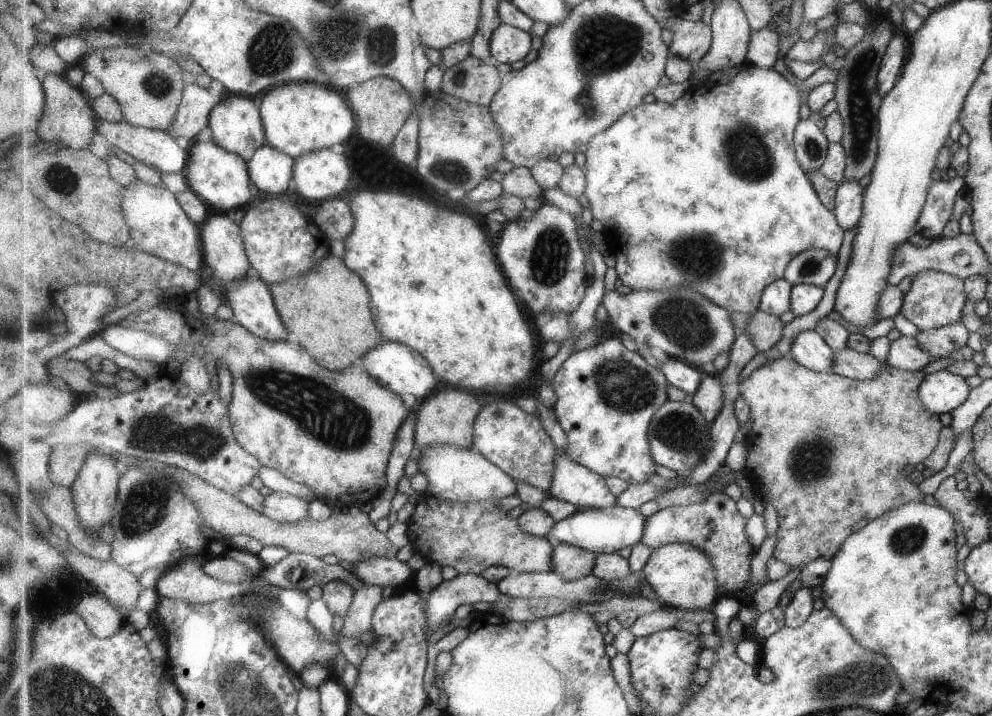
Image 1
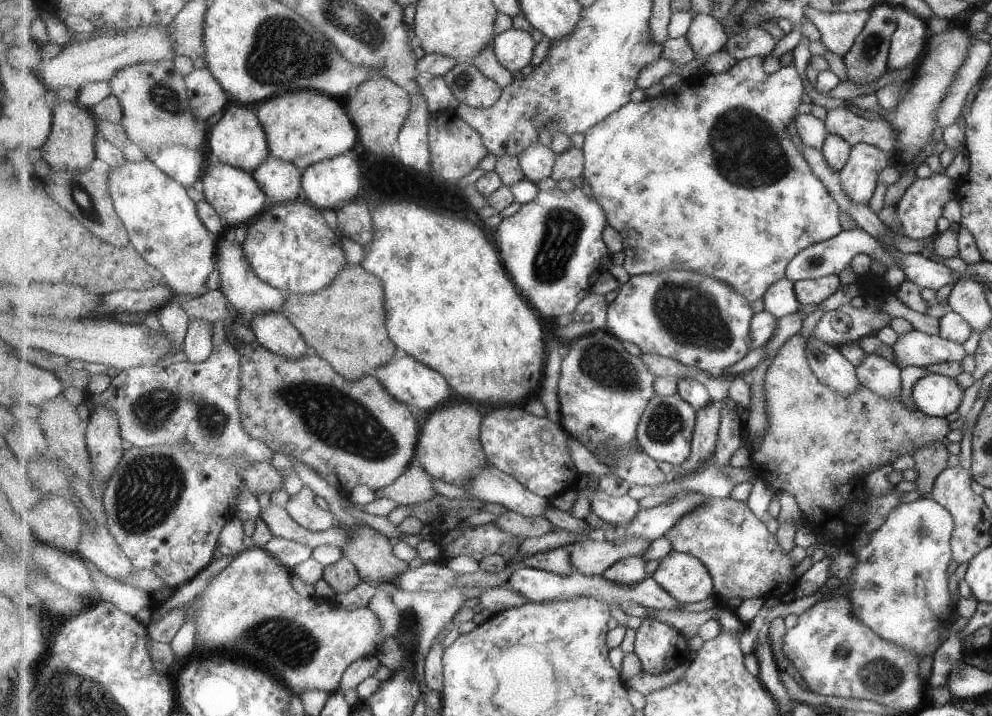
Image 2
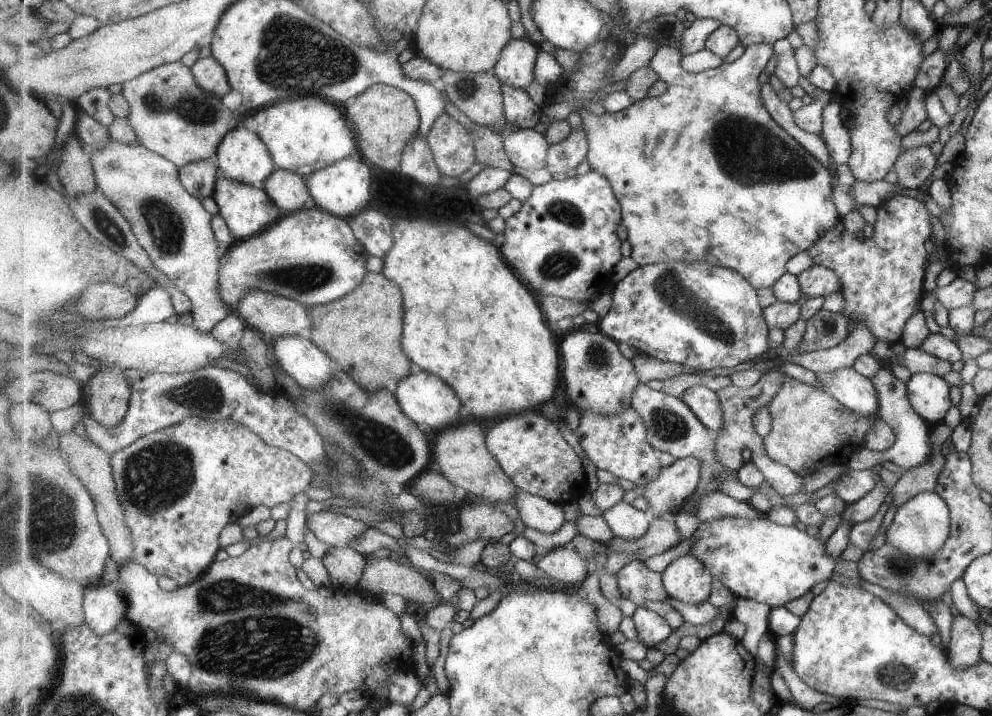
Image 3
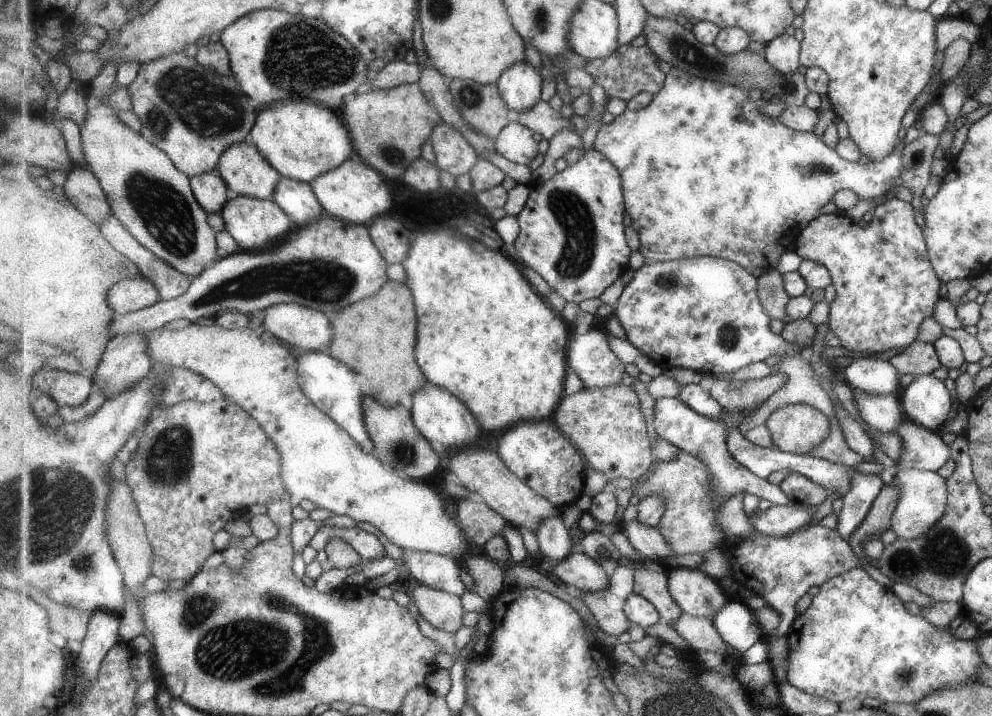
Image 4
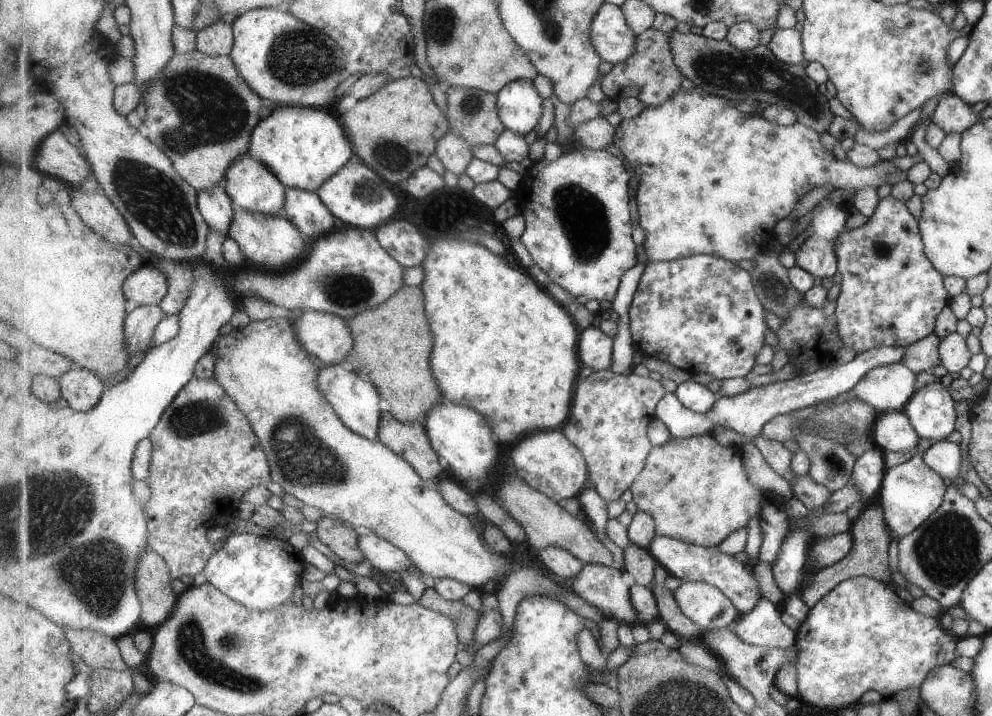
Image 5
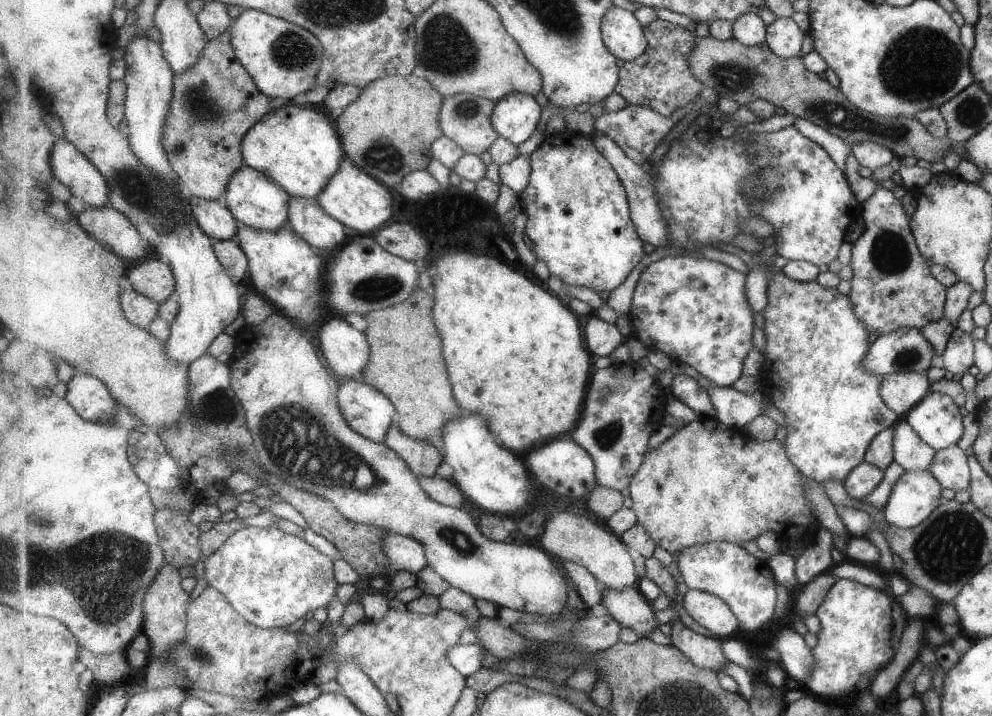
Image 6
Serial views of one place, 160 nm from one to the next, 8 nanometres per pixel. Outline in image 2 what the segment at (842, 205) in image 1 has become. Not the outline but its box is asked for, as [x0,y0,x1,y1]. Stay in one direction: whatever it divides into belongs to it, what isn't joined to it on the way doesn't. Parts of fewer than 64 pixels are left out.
[839,142,889,204]

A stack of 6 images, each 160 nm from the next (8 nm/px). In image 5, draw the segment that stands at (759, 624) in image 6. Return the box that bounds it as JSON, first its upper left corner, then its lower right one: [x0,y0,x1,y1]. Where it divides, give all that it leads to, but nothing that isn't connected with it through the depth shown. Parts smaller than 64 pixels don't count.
[649,535,762,615]

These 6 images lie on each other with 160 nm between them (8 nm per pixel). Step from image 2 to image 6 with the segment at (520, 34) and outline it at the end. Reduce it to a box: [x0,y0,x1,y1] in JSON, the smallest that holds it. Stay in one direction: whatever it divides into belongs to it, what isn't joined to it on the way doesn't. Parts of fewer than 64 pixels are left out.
[491,92,543,145]

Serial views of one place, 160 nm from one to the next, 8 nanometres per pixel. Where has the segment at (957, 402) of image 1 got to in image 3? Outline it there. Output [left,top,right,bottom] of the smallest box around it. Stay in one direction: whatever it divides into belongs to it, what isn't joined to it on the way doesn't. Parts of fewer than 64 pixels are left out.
[906,373,949,426]

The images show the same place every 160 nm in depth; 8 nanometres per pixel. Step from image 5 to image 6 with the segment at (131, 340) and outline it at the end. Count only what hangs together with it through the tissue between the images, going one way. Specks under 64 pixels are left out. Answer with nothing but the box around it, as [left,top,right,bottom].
[122,283,160,329]

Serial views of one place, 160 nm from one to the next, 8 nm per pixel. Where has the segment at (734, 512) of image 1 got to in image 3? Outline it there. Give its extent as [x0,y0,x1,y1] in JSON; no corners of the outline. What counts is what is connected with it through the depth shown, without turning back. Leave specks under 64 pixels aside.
[689,516,841,608]

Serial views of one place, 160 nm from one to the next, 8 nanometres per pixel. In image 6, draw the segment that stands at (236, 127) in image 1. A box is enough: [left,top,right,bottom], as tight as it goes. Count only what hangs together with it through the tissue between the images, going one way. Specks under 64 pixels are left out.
[223,165,292,231]

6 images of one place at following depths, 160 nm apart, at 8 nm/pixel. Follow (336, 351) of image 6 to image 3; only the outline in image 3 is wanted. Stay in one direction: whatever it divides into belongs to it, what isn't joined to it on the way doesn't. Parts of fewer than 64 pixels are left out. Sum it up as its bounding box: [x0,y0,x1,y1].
[236,289,314,338]

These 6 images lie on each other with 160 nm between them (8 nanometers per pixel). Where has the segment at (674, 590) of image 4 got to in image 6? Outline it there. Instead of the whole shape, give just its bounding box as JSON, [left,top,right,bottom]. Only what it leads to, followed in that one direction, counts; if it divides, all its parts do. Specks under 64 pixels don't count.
[683,589,740,639]

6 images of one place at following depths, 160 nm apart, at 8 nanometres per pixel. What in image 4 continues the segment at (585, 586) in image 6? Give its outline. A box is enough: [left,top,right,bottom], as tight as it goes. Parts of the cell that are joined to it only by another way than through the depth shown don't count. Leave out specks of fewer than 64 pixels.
[535,513,573,563]

